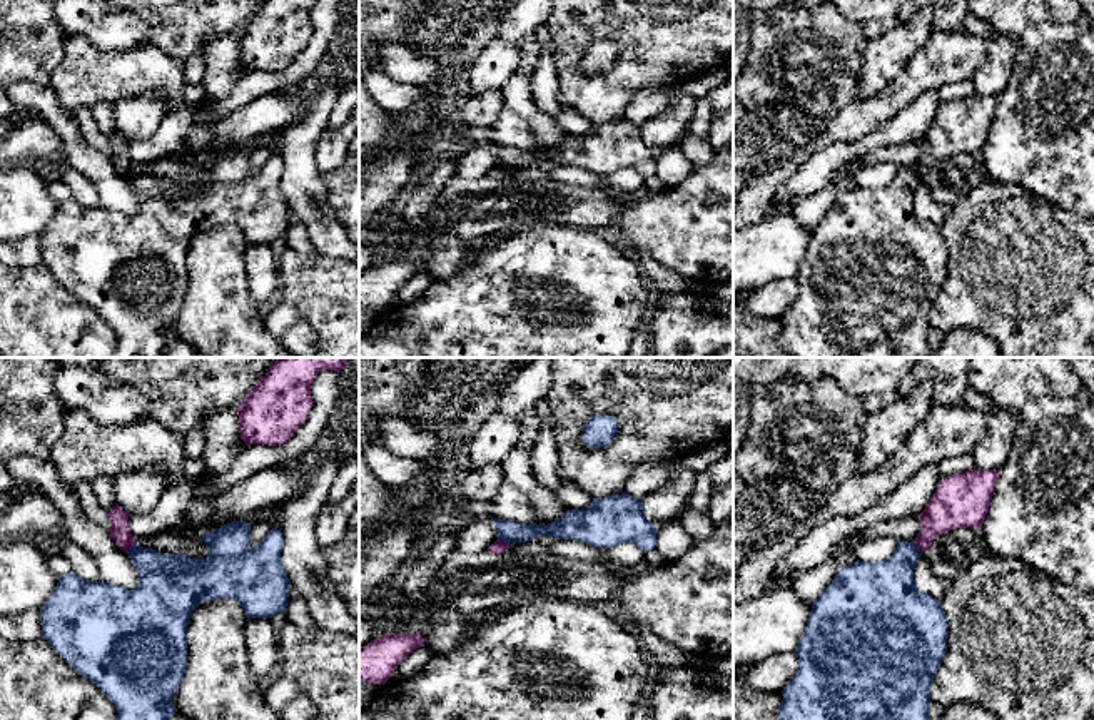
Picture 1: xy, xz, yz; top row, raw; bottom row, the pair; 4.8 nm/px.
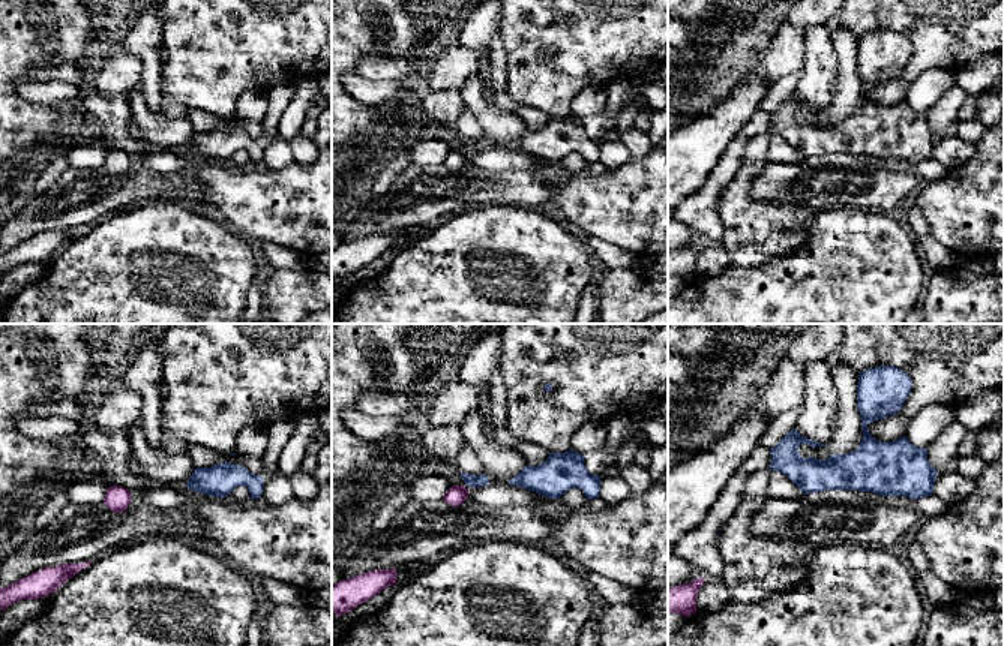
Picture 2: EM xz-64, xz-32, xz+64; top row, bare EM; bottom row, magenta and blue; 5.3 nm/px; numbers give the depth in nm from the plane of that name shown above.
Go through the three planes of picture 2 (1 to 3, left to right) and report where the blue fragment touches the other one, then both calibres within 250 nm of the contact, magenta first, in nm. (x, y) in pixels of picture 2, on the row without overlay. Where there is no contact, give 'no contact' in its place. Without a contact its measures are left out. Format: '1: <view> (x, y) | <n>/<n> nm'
1: no contact
2: no contact
3: no contact

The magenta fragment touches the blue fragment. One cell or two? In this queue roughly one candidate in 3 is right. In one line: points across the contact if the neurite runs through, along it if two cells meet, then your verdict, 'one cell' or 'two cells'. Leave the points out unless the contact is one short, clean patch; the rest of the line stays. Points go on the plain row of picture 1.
along xz (498, 162), (510, 172) | two cells

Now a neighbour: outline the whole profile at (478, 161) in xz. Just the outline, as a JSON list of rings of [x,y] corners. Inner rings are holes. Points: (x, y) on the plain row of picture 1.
[[[489,144],[471,145],[456,162],[456,177],[478,179],[488,175],[498,165]]]

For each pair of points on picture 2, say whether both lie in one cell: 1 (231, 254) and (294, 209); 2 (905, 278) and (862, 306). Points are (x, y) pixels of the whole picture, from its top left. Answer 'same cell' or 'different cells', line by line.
1: different cells
2: same cell

